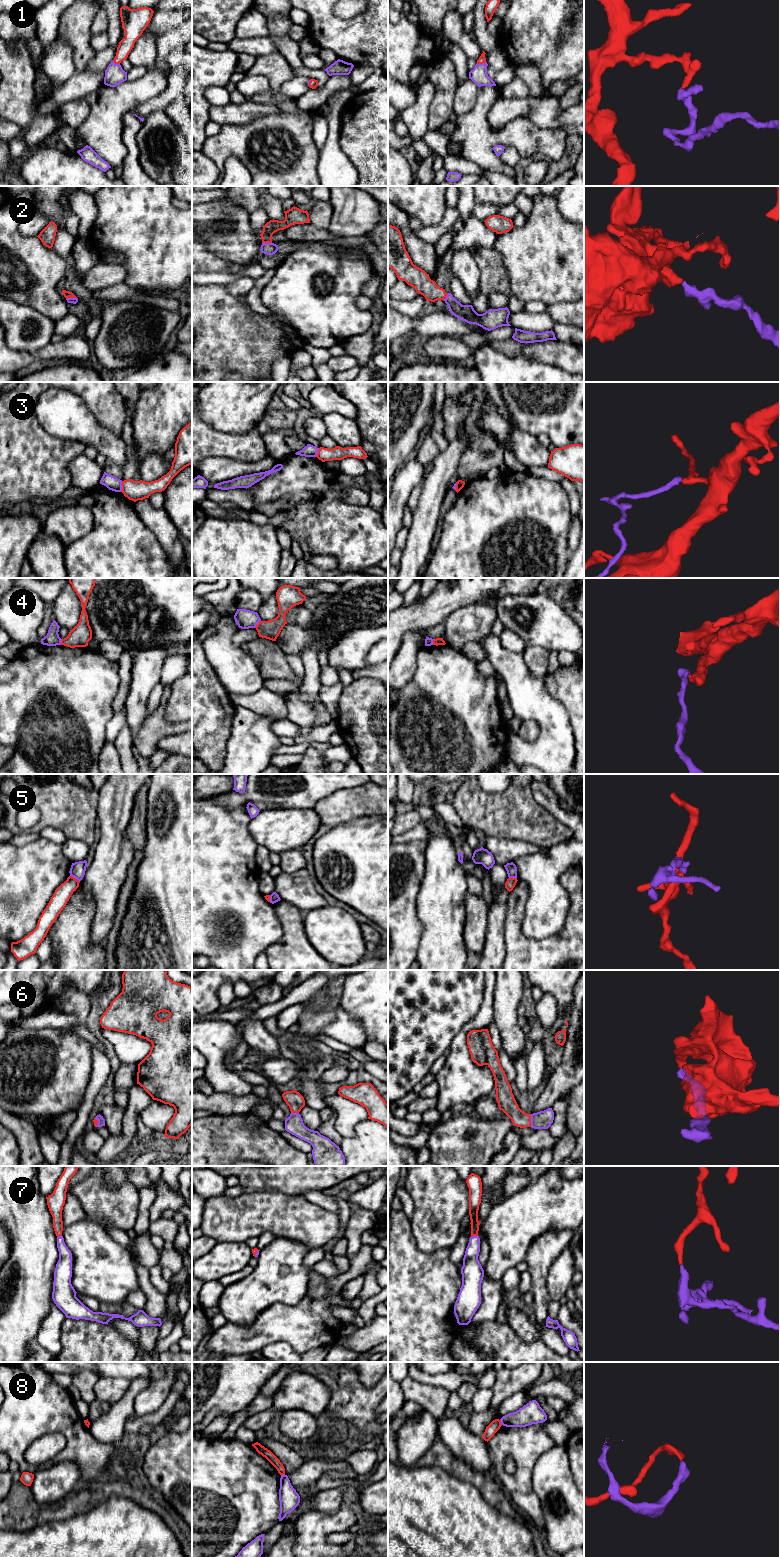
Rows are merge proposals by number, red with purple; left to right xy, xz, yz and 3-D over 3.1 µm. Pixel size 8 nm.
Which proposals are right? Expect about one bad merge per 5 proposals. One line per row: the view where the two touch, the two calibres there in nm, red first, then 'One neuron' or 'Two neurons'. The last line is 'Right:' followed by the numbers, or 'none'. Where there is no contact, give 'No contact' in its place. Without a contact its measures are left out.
1: Touches red in yz. Thickness 60 nm (red) against 140 nm. One neuron
2: Touches red in xz. Thickness 100 nm (red) against 100 nm. One neuron
3: Touches red in xy. Thickness 160 nm (red) against 110 nm. Two neurons
4: Touches red in xz. Thickness 150 nm (red) against 160 nm. Two neurons
5: Touches red in xy. Thickness 140 nm (red) against 120 nm. Two neurons
6: Touches red in yz. Thickness 140 nm (red) against 140 nm. One neuron
7: Touches red in yz. Thickness 80 nm (red) against 140 nm. One neuron
8: Touches red in yz. Thickness 90 nm (red) against 170 nm. Two neurons
Right: 1, 2, 6, 7

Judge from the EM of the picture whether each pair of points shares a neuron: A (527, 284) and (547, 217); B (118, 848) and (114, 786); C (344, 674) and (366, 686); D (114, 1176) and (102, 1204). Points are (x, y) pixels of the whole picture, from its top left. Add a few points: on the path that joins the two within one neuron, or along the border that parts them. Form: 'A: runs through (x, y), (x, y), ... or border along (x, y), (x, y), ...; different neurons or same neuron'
A: runs through (540, 267), (546, 260), (546, 234); same neuron
B: runs through (114, 833), (114, 801); same neuron
C: border along (354, 679), (344, 687); different neurons
D: border along (103, 1176), (112, 1186), (117, 1186), (127, 1181); different neurons

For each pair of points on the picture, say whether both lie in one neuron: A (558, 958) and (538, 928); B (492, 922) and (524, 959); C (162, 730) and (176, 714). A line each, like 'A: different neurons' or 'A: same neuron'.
A: different neurons
B: different neurons
C: different neurons

